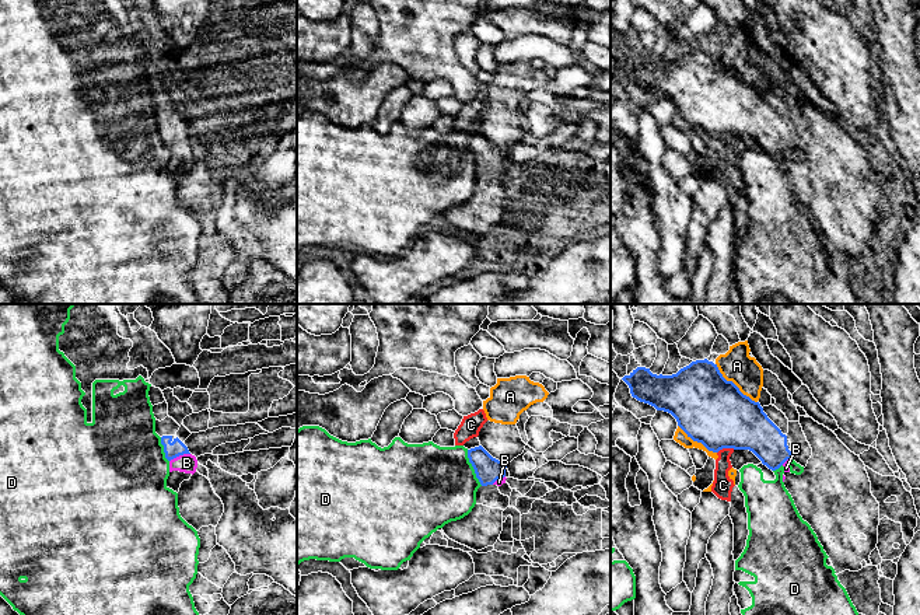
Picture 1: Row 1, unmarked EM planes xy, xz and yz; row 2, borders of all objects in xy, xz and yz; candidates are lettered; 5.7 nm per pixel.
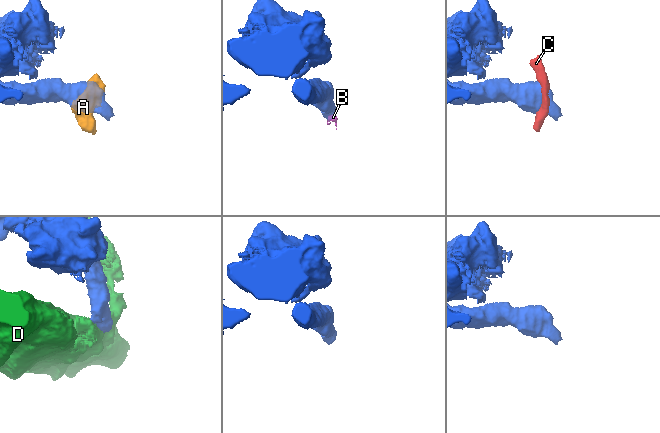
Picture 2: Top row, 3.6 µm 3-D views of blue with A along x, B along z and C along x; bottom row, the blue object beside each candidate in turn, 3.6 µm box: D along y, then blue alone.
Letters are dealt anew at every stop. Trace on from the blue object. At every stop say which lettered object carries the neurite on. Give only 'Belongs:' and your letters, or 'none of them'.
Belongs: B

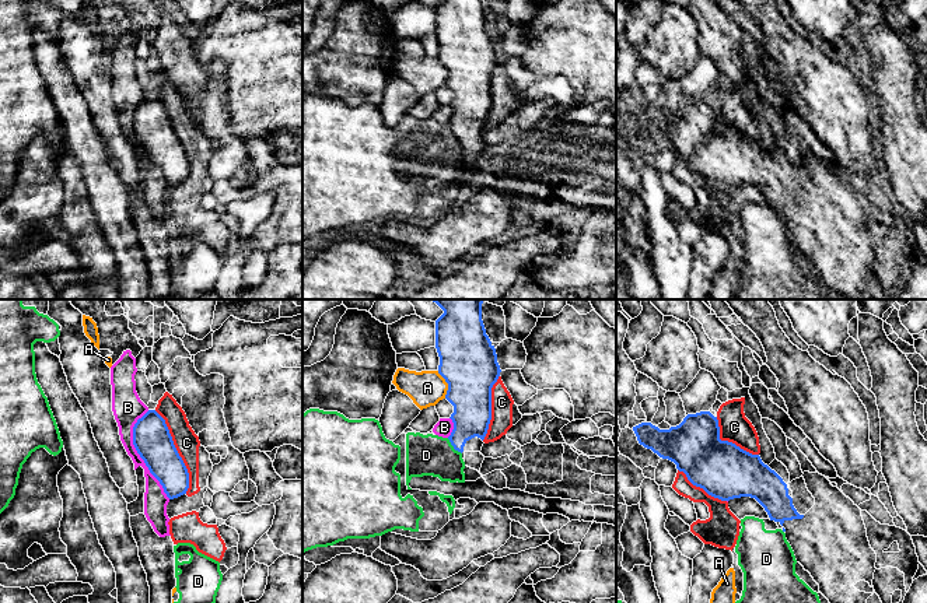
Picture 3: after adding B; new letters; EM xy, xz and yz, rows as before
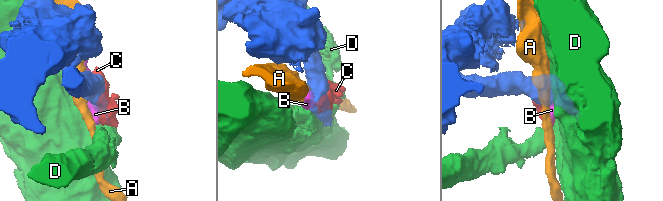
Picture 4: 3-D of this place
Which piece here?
Belongs: none of them

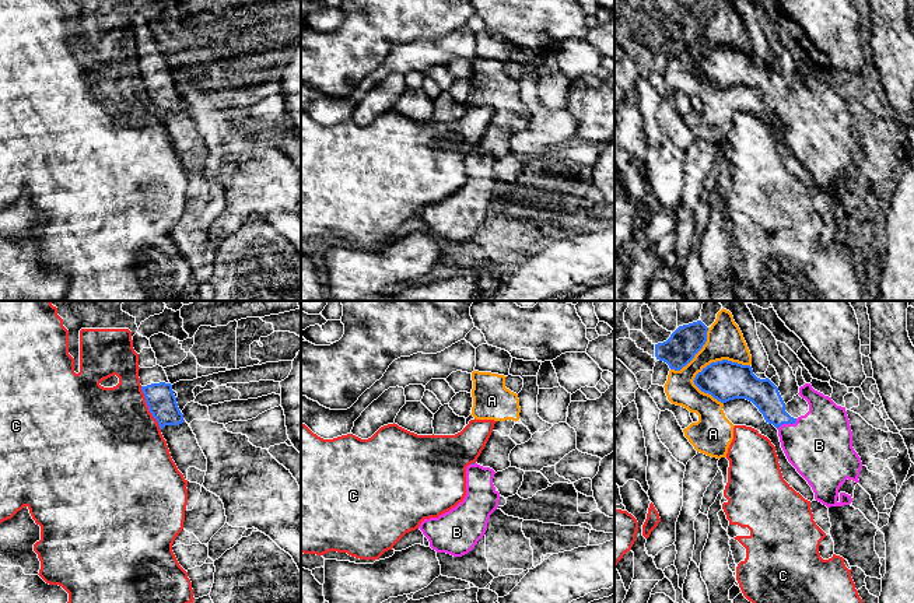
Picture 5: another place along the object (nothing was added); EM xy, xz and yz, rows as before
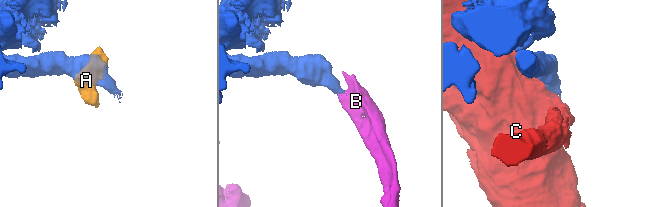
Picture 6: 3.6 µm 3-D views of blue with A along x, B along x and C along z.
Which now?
Belongs: B

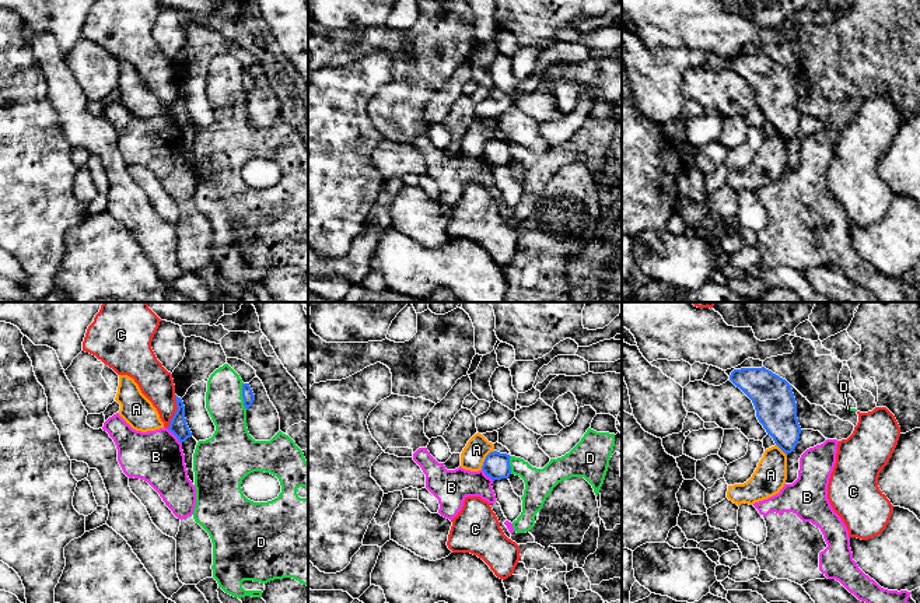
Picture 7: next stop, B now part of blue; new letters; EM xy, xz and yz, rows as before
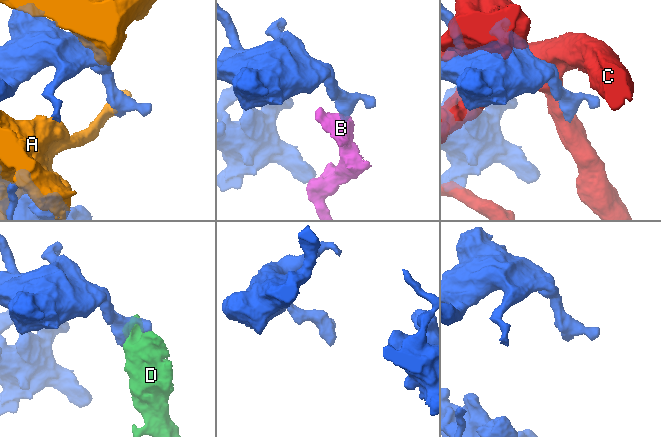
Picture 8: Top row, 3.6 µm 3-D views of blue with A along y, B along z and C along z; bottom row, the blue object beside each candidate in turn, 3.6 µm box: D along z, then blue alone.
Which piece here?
Belongs: none of them

